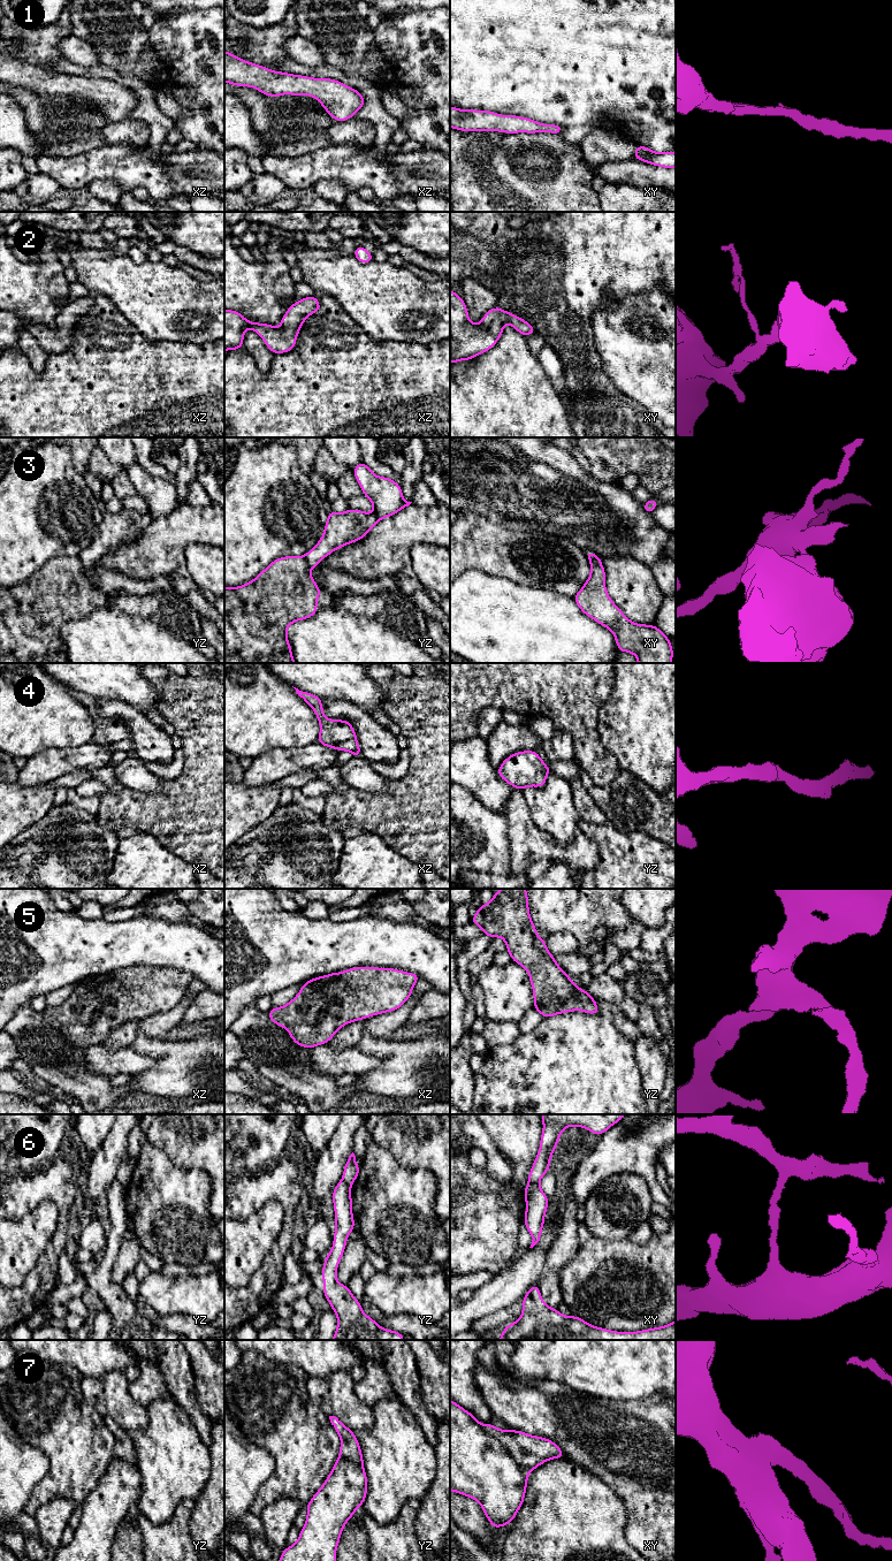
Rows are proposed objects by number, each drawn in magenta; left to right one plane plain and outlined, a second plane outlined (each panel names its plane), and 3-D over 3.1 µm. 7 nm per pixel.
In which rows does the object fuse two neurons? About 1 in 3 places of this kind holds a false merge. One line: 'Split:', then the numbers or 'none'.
Split: 3, 6, 7

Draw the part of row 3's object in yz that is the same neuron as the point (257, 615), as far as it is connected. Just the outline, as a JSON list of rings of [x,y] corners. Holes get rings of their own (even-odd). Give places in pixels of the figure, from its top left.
[[[305,556],[280,557],[247,584],[239,587],[224,586],[224,663],[296,663],[287,630],[293,622],[317,614],[320,593],[321,588],[312,578]]]

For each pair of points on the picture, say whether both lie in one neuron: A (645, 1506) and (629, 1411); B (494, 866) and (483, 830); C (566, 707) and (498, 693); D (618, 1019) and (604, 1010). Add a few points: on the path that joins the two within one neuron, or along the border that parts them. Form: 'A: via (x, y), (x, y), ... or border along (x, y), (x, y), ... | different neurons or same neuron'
A: via (645, 1483), (645, 1453), (629, 1434) | same neuron
B: via (493, 857), (488, 851), (488, 839) | same neuron
C: via (549, 693), (516, 693) | same neuron
D: via (615, 1015), (608, 1010) | same neuron

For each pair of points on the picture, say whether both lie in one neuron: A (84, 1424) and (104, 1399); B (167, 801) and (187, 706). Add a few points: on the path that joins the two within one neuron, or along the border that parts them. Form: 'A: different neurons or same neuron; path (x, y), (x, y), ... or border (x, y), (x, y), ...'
A: different neurons; border (81, 1386), (82, 1394), (103, 1416)
B: same neuron; path (191, 777), (193, 775), (193, 730)

